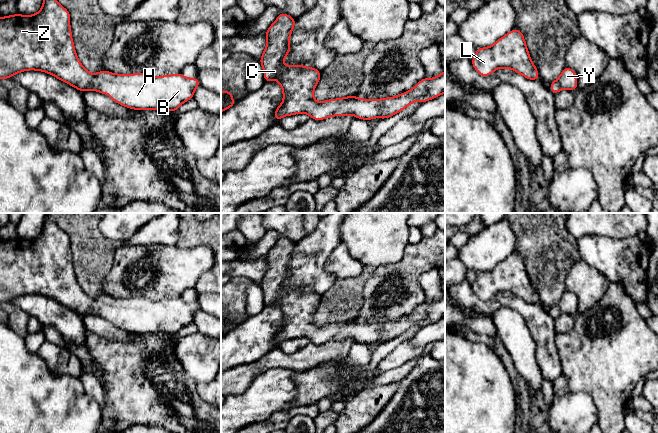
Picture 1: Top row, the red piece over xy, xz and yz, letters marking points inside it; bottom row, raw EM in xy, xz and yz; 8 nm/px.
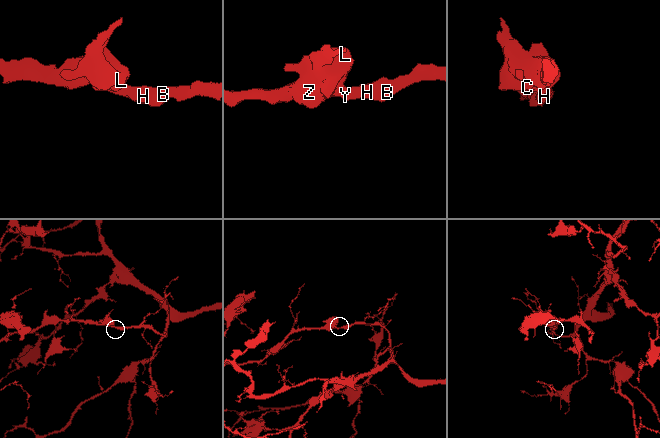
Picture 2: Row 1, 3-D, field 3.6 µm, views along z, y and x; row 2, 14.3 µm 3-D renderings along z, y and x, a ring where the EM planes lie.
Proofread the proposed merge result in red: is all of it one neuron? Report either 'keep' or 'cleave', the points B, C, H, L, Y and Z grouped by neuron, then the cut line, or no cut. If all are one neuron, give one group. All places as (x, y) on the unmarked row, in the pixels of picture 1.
keep | B C H L Y Z | no cut

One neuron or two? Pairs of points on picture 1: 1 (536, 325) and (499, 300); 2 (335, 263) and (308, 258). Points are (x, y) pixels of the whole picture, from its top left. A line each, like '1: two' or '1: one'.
1: one
2: two

